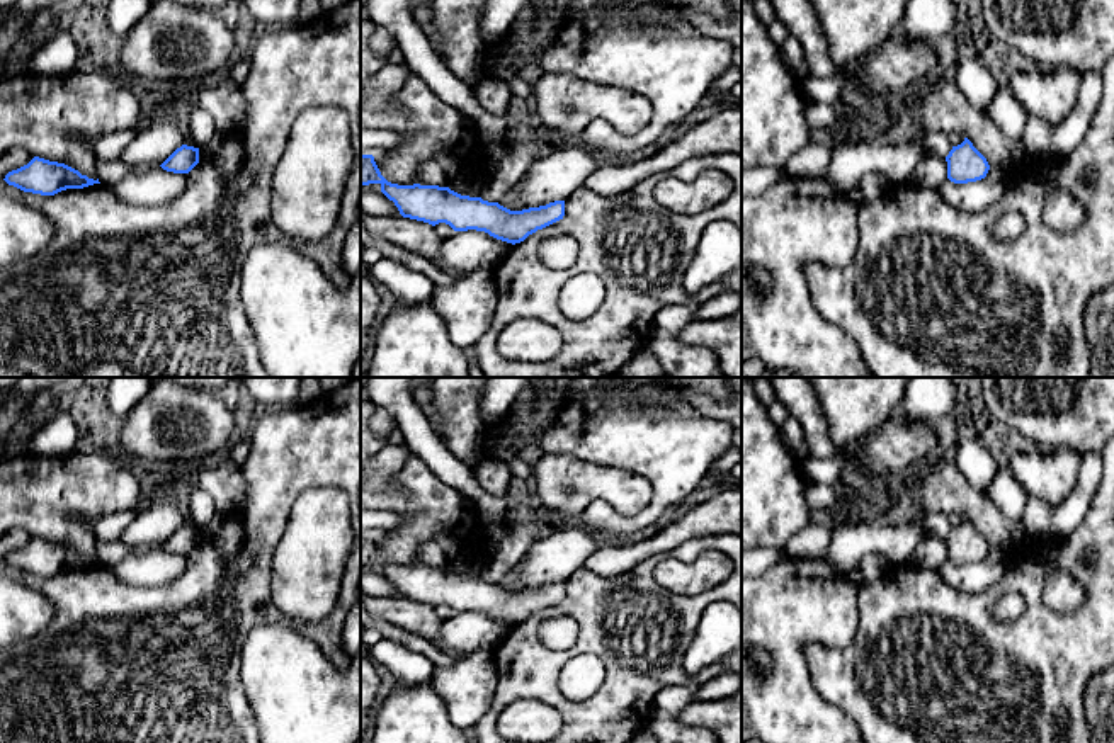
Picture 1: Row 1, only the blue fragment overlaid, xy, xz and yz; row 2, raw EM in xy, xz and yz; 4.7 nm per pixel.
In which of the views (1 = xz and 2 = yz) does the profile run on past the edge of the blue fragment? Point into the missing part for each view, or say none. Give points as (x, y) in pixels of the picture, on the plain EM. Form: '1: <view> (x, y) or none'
1: none
2: none

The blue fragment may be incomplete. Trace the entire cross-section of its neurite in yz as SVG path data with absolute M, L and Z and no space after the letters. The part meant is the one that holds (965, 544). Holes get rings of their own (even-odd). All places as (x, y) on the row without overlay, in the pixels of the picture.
M964 519L958 527L952 527L947 542L947 559L954 564L976 563L986 558L990 546L986 539Z

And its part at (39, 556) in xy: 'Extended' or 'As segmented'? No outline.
As segmented

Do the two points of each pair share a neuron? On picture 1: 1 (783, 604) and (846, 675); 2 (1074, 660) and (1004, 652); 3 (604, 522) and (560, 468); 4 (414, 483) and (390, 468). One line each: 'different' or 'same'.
1: different
2: same
3: different
4: different

